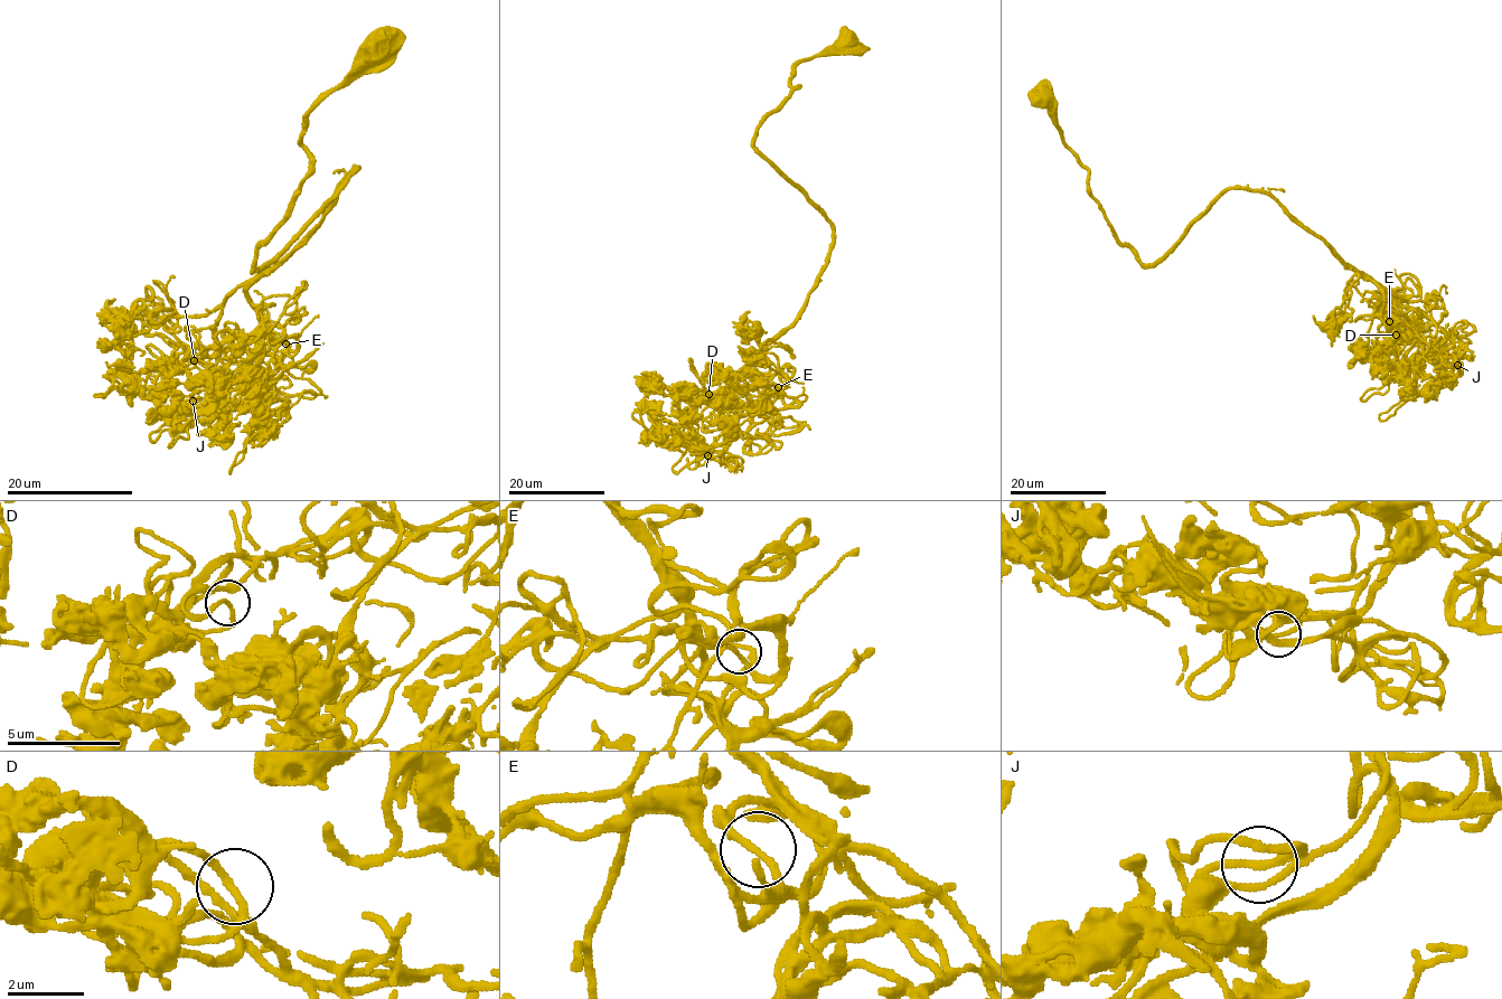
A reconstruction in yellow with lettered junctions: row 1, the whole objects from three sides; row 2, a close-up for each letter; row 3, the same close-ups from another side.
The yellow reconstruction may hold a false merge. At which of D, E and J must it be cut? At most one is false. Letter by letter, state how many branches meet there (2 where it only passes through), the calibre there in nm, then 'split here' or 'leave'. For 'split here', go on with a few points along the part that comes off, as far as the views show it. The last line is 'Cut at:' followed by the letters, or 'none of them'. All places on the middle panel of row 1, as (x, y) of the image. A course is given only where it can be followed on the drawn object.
D: branches 2; calibre 170 nm; leave
E: branches 2; calibre 170 nm; leave
J: branches 2; calibre 190 nm; leave
Cut at: none of them

